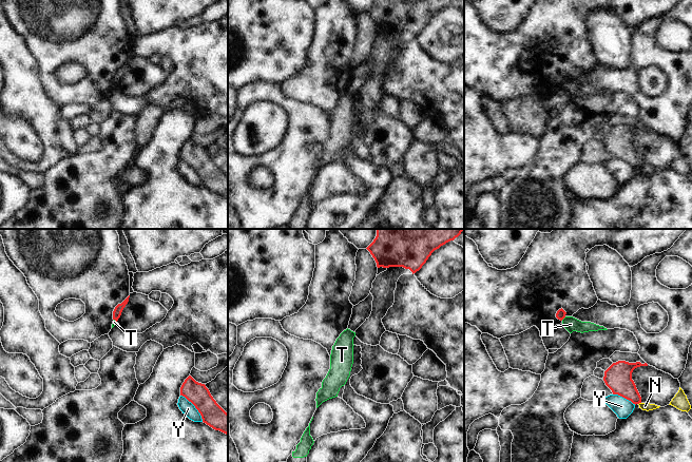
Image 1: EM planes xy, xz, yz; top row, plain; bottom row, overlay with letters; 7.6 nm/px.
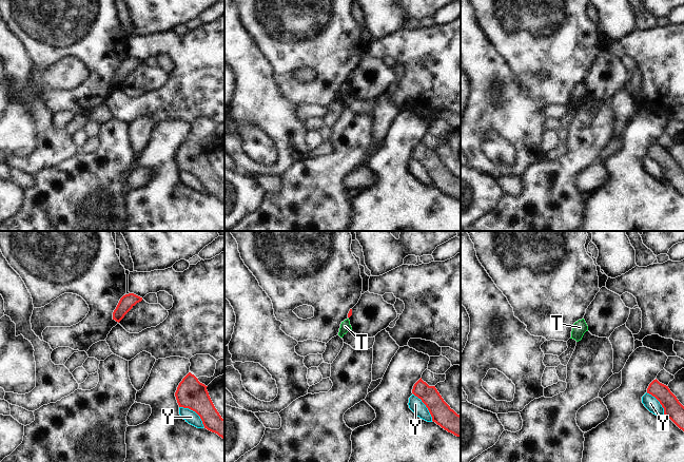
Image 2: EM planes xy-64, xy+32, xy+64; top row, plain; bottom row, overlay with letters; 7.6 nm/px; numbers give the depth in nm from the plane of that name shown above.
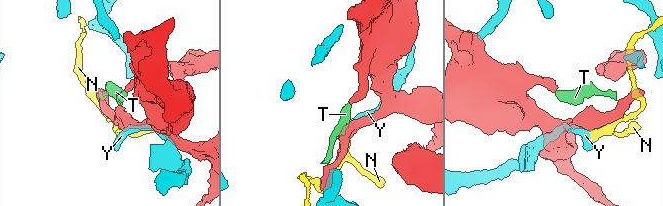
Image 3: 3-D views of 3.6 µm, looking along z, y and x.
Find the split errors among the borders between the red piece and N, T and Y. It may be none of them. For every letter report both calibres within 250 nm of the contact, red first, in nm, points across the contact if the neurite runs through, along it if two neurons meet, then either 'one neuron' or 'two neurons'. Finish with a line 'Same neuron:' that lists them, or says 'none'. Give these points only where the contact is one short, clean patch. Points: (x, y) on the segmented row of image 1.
N: 200/60 nm | two neurons
T: 70/110 nm | along yz (565, 316), (561, 320) | two neurons
Y: 170/100 nm | two neurons
Same neuron: none

